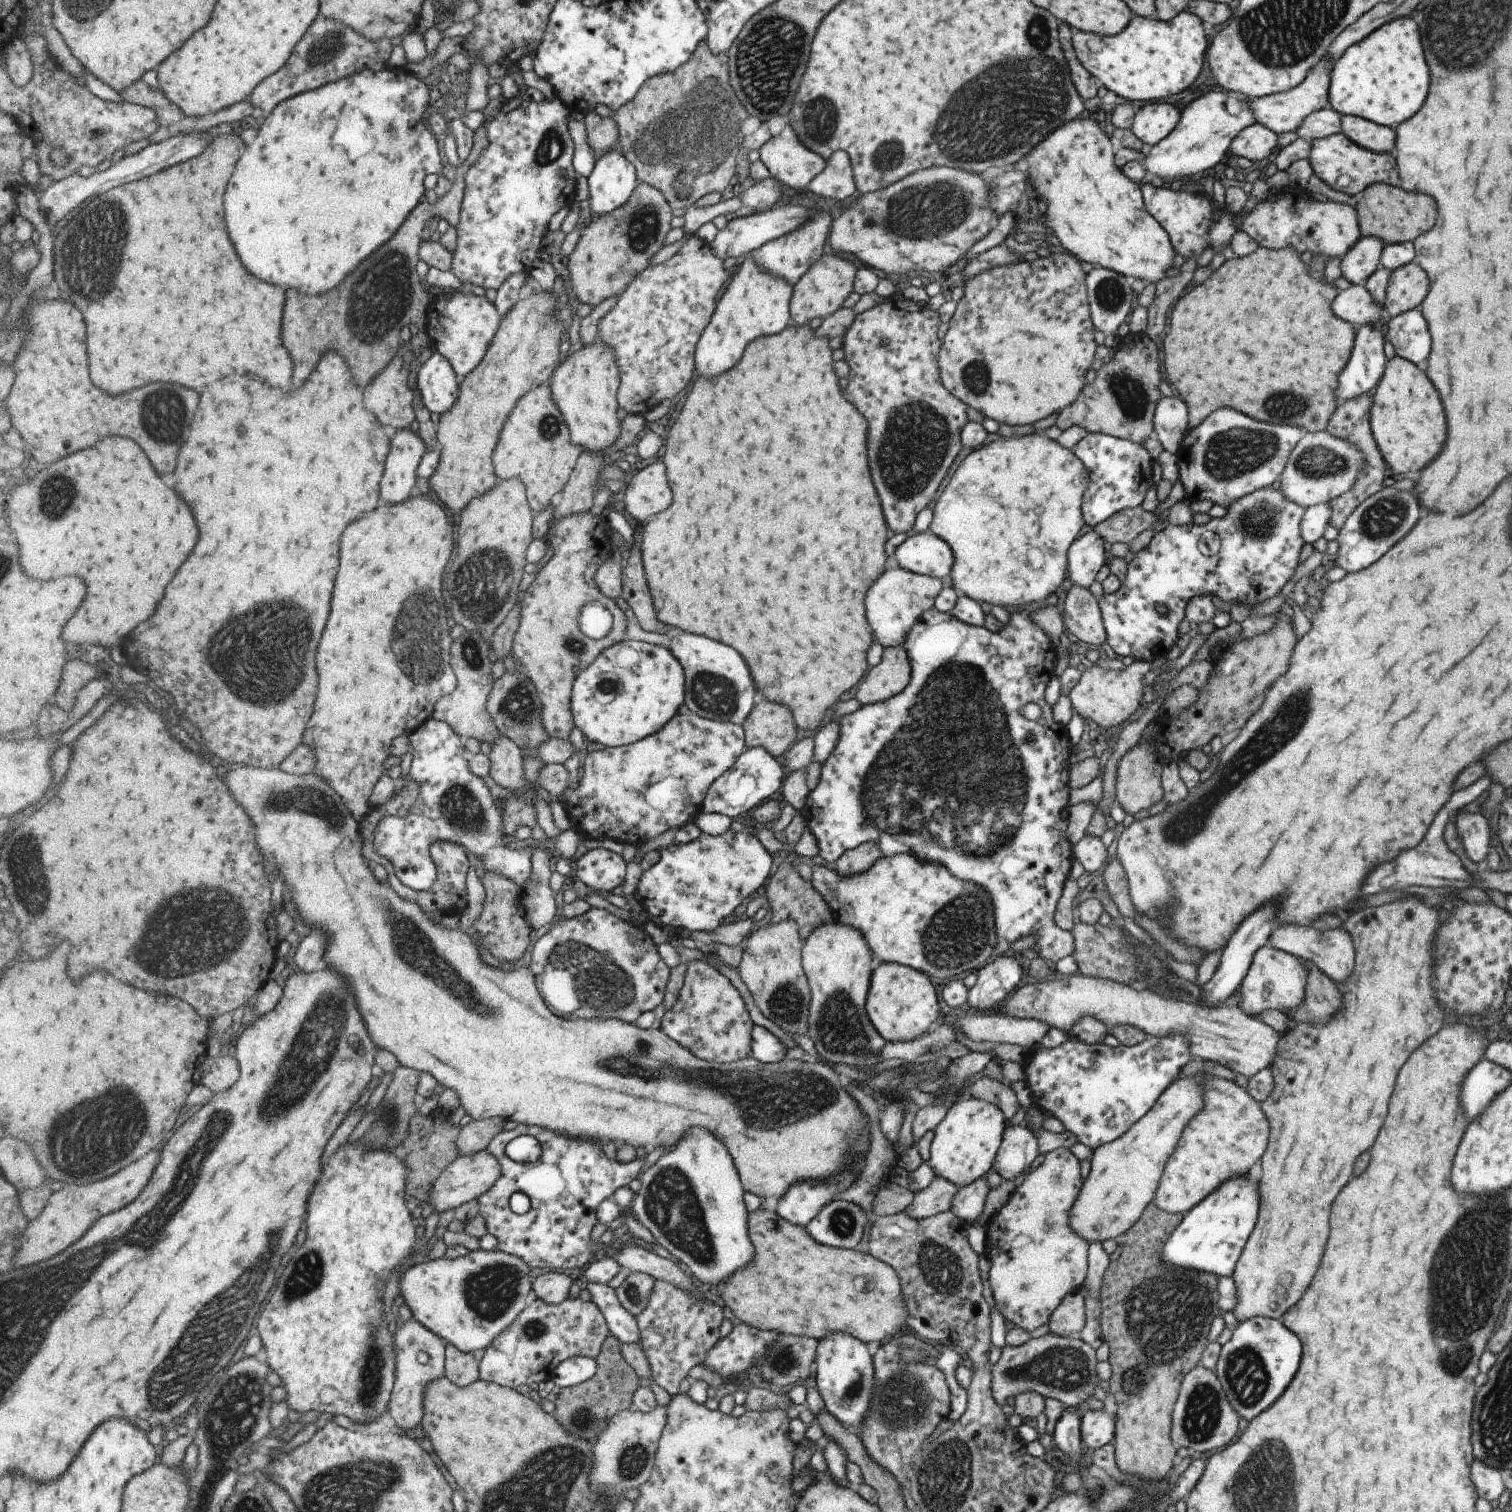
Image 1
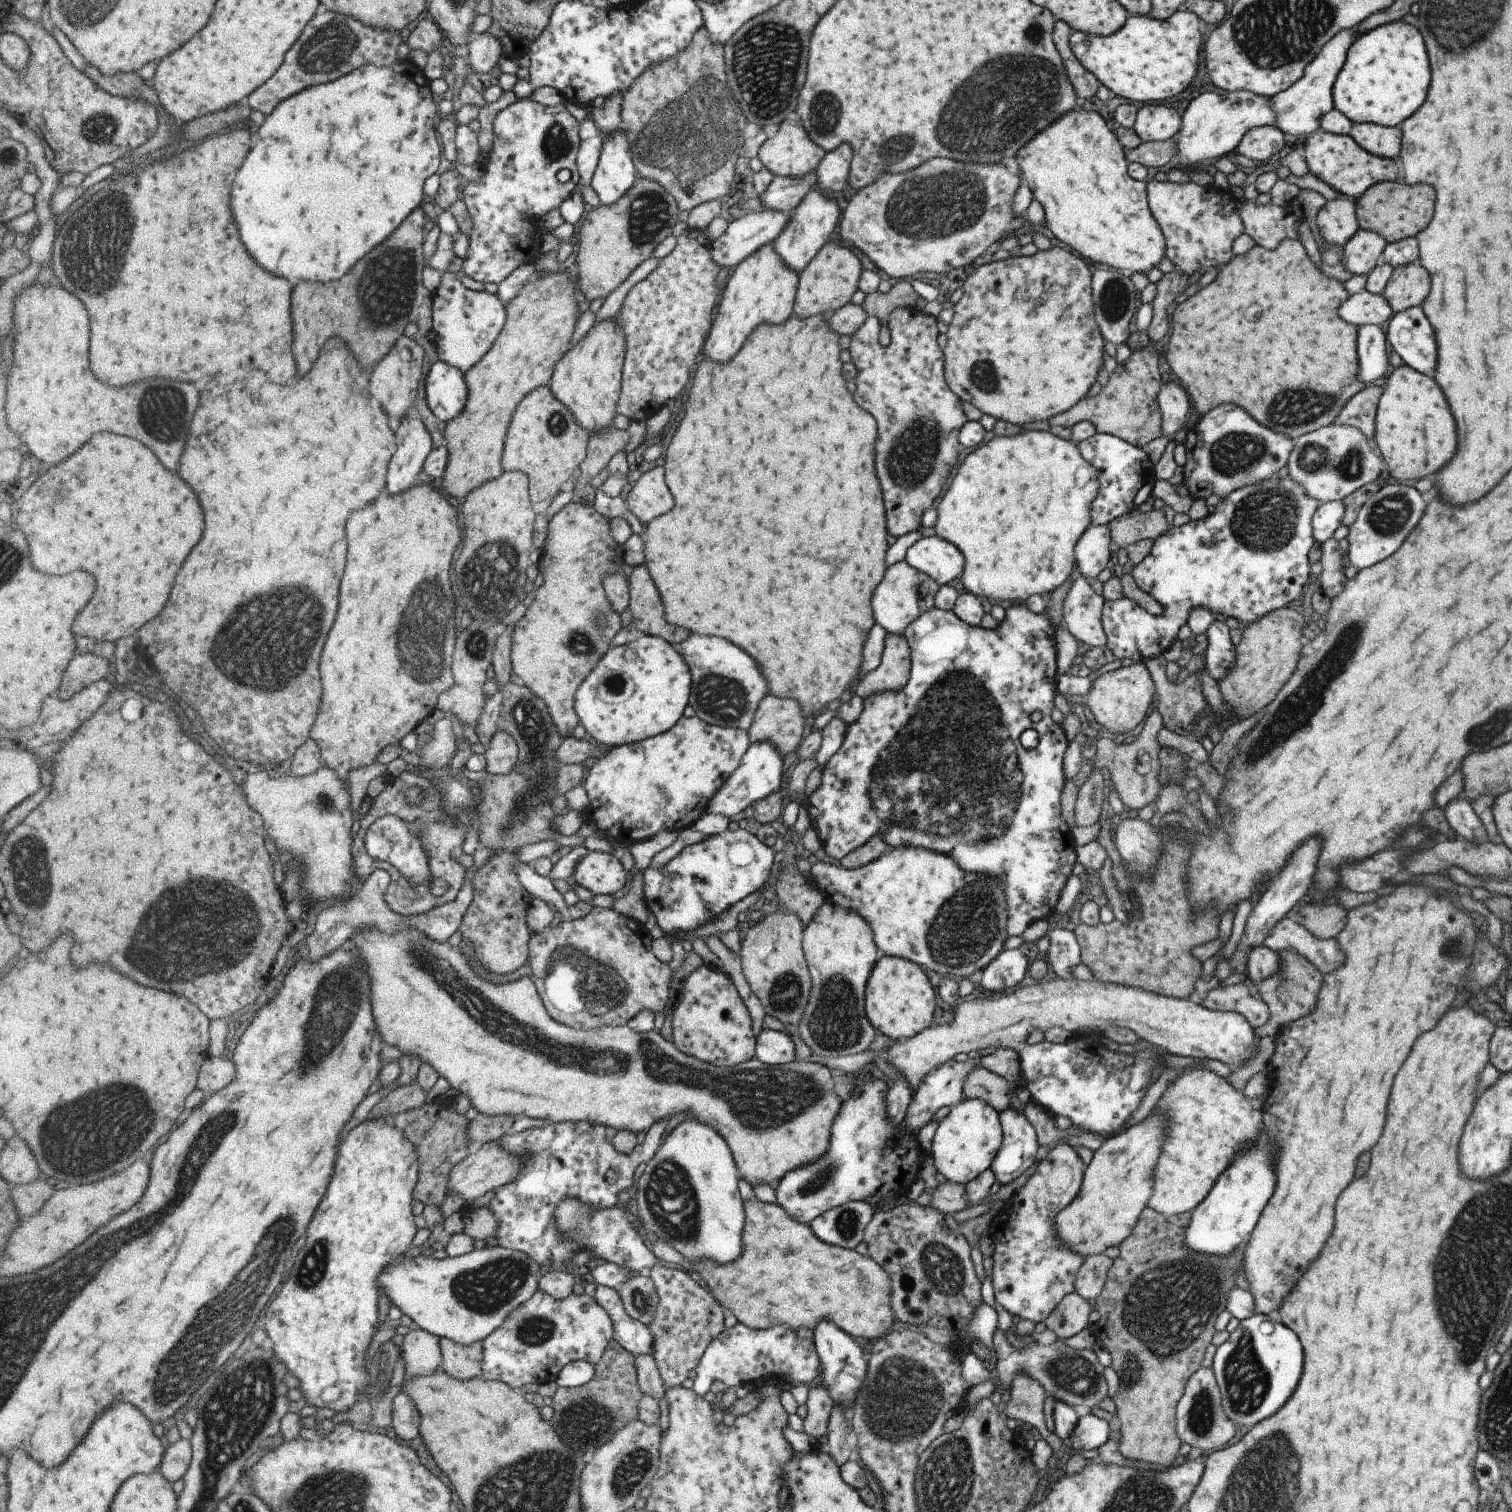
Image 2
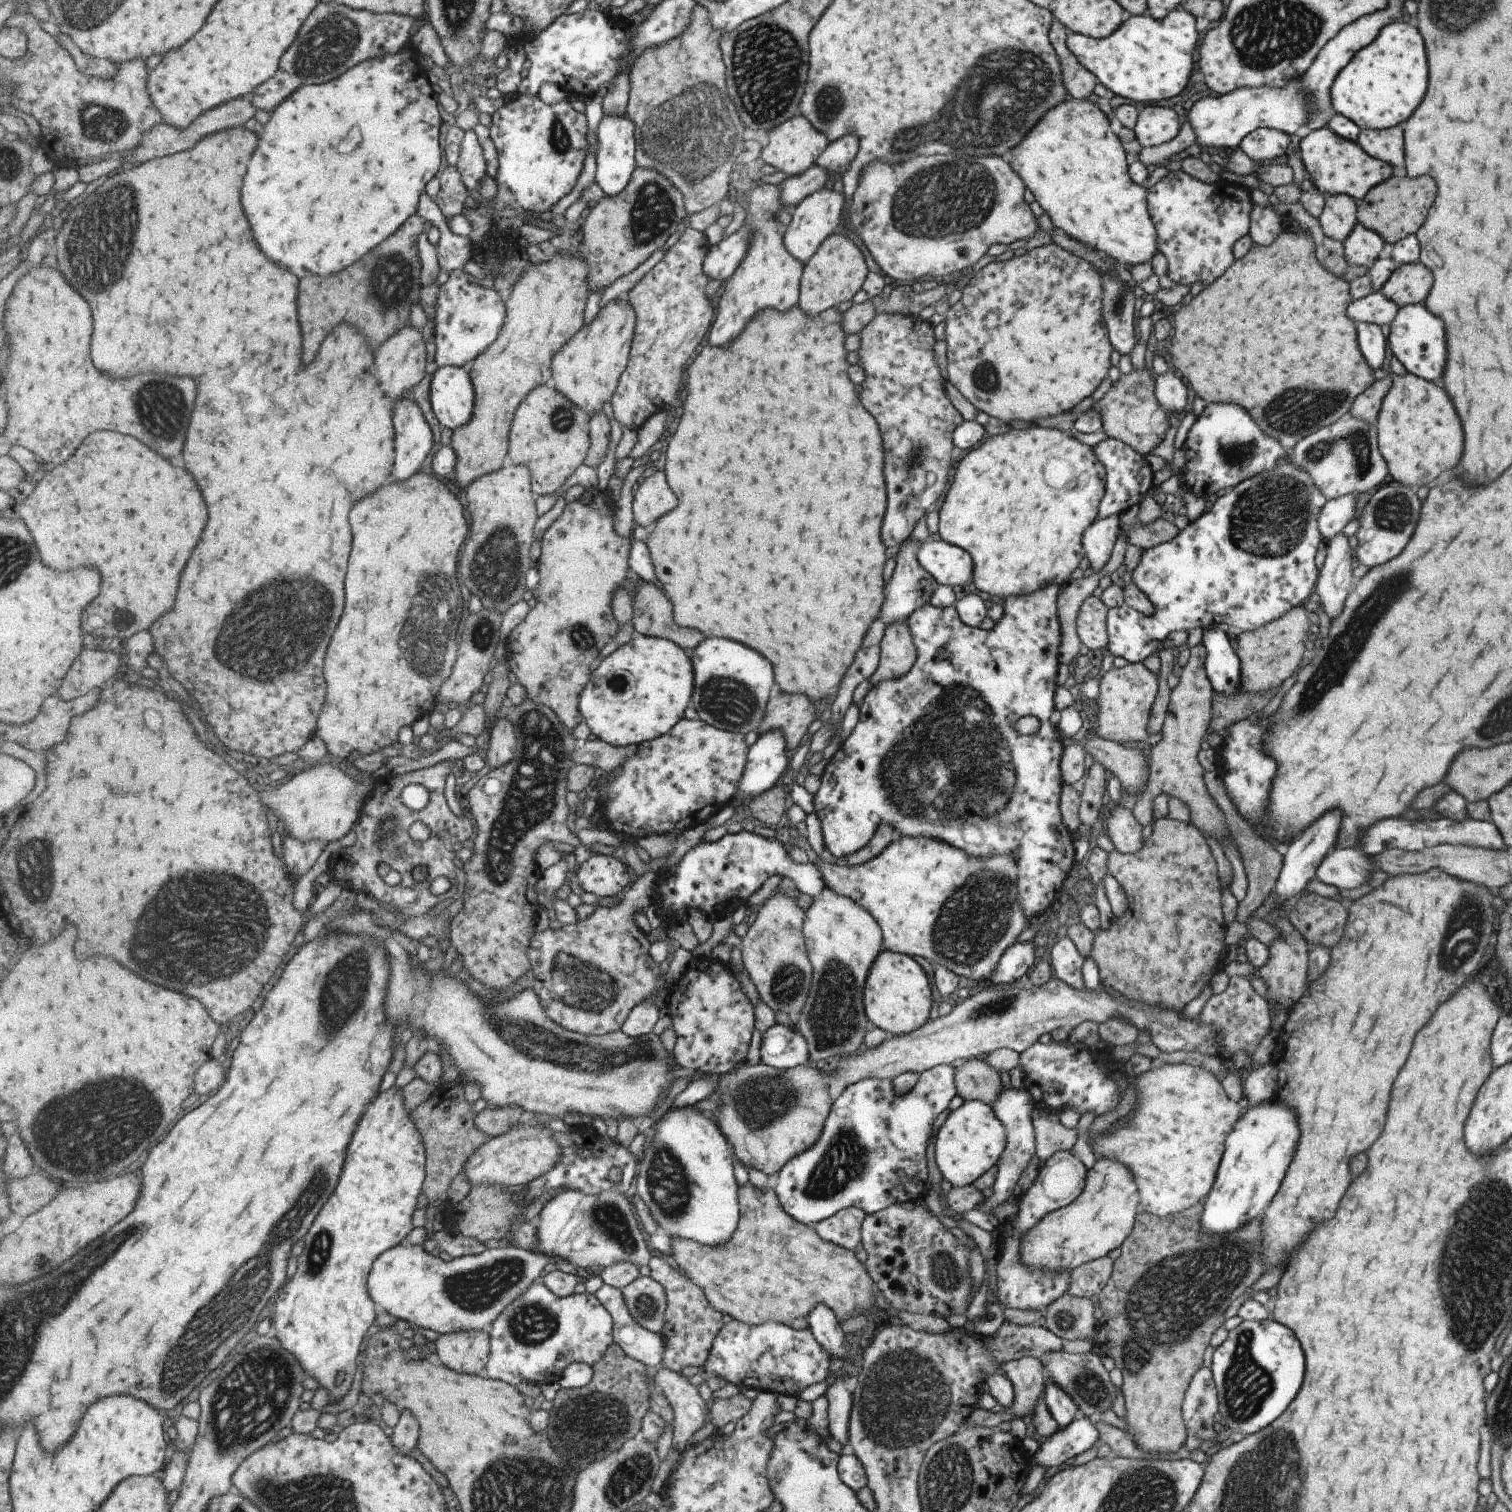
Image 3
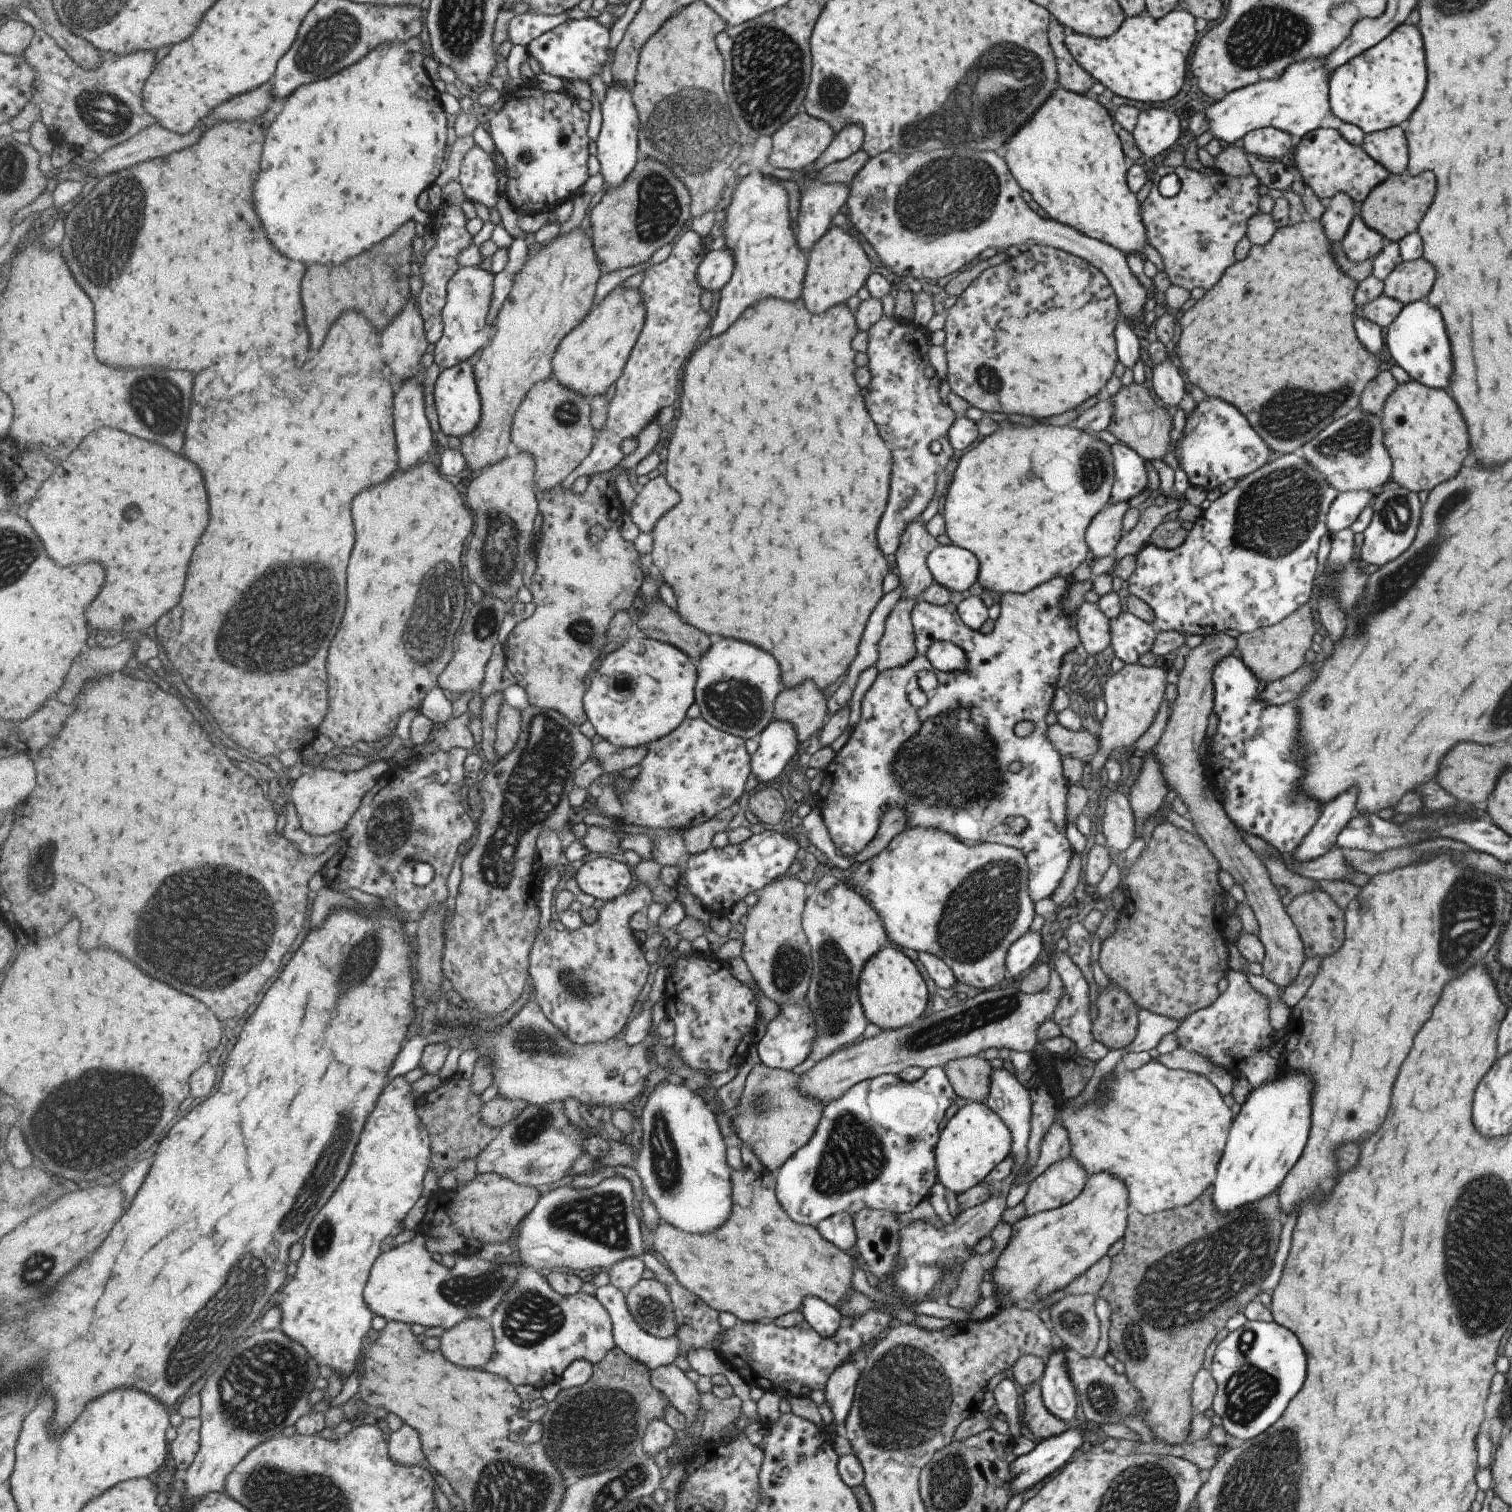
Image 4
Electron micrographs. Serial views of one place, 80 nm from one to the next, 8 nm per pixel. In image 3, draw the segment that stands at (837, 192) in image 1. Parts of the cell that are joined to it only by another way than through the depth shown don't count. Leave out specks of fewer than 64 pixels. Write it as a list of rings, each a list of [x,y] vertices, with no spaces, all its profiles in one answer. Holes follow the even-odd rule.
[[[843,135],[837,140],[829,141],[824,151],[813,161],[813,165],[827,169],[832,178],[840,178],[848,164],[858,151],[858,138]]]

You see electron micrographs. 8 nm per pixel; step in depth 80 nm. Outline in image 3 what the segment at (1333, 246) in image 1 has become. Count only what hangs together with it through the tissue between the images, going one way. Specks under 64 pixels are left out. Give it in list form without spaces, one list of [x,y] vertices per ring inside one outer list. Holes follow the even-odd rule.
[[[1343,194],[1329,195],[1317,220],[1326,238],[1343,242],[1357,224],[1356,201]],[[1252,206],[1248,221],[1248,238],[1252,245],[1268,246],[1283,231],[1287,230],[1287,217],[1279,217],[1269,206]]]

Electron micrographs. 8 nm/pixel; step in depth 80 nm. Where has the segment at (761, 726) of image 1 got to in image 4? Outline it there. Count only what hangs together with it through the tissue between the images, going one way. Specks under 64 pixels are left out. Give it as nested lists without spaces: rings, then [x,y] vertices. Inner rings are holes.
[[[811,680],[795,688],[784,688],[773,704],[773,720],[789,722],[797,742],[805,741],[819,732],[828,717],[826,697]]]

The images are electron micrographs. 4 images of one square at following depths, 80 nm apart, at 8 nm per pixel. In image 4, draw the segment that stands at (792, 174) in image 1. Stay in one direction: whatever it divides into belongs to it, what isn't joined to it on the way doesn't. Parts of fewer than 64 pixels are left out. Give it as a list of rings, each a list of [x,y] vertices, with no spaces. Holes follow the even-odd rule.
[[[801,112],[771,134],[771,148],[769,156],[767,156],[766,168],[779,168],[789,170],[789,172],[797,172],[811,164],[817,156],[820,156],[833,136],[829,124],[825,124],[823,120],[815,120],[815,118],[807,116],[805,112]]]

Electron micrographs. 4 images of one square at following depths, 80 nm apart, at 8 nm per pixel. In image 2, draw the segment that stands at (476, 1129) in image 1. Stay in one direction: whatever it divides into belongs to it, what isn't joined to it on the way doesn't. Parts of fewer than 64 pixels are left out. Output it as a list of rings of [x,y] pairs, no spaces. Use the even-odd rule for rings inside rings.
[[[479,1113],[470,1124],[467,1138],[469,1142],[475,1143],[475,1148],[479,1145],[499,1141],[503,1136],[513,1132],[513,1124],[517,1120],[513,1116],[485,1116]]]

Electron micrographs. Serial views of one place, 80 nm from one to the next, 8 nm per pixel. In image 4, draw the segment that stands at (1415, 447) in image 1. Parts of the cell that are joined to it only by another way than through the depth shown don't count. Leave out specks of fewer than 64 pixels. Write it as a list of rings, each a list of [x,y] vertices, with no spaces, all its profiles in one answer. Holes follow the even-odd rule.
[[[1409,380],[1395,386],[1380,413],[1381,444],[1391,460],[1391,480],[1400,488],[1415,494],[1431,490],[1459,472],[1461,462],[1469,454],[1467,428],[1455,402],[1445,392],[1429,390]]]

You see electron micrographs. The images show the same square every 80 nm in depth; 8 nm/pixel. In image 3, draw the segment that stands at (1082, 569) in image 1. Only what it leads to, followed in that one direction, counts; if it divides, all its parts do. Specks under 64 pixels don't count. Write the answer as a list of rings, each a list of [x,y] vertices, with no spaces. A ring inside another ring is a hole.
[[[1109,515],[1105,518],[1096,518],[1083,531],[1081,546],[1094,573],[1101,570],[1107,562],[1115,544],[1119,526],[1118,515]]]

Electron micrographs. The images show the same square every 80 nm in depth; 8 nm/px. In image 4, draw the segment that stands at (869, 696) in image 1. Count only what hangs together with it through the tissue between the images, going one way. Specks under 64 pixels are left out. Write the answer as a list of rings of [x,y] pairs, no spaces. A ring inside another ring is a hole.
[[[903,598],[889,612],[878,642],[878,658],[875,664],[877,672],[899,668],[903,664],[909,664],[909,660],[913,658],[915,648],[910,613],[916,602]]]

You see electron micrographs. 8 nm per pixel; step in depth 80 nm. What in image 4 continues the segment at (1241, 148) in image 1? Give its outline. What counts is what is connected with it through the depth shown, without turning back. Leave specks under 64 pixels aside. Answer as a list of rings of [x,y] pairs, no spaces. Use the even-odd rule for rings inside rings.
[[[1265,127],[1247,132],[1239,141],[1238,145],[1248,154],[1262,159],[1281,158],[1284,155],[1290,155],[1293,146],[1291,138],[1287,133],[1281,130]]]

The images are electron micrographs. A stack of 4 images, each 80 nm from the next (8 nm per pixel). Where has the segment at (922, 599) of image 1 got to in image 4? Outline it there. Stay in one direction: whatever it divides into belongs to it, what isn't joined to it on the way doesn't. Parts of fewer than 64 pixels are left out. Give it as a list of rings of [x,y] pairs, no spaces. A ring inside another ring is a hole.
[[[911,520],[897,546],[895,563],[897,568],[898,584],[901,584],[903,592],[899,600],[919,600],[921,594],[933,584],[933,578],[925,566],[925,556],[935,548],[937,542],[935,536],[925,530],[921,520]]]

